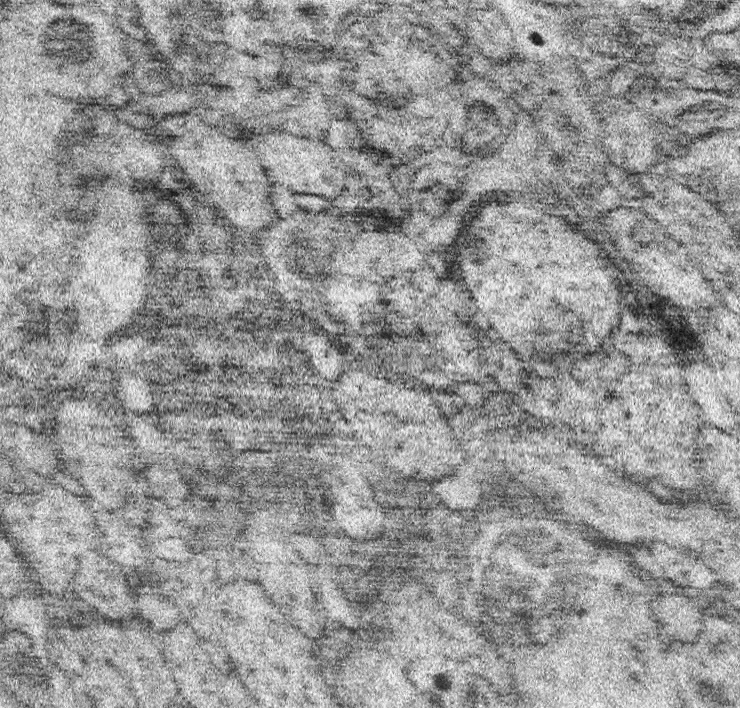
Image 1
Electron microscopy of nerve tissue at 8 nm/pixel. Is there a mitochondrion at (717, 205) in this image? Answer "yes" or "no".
no

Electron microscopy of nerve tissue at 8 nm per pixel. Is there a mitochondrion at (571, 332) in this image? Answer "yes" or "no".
yes

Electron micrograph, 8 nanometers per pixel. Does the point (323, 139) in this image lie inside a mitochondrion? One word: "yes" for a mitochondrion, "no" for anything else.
no

